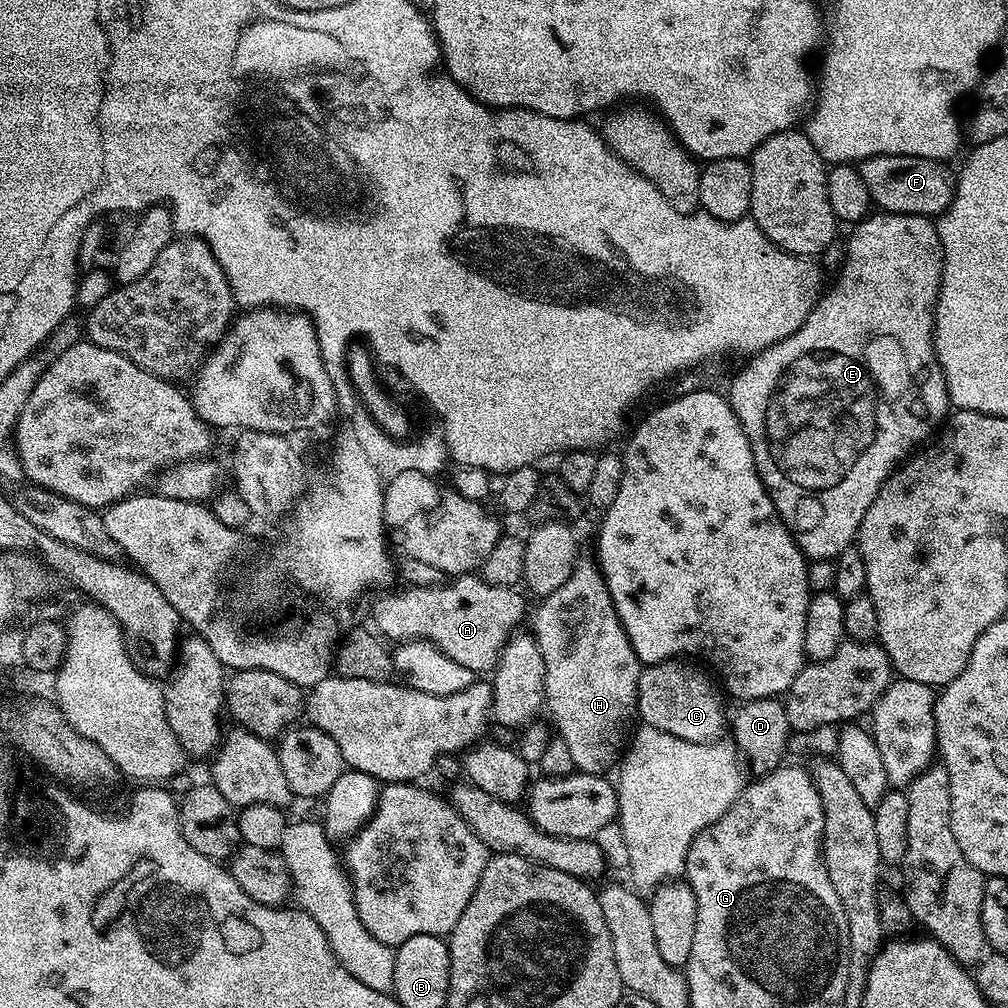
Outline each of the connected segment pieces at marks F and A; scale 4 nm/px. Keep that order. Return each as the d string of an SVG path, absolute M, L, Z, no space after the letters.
M878 154L859 161L858 167L873 205L886 212L936 218L948 209L956 193L956 176L942 160Z
M476 574L457 576L436 587L404 586L401 588L401 592L389 591L387 594L377 595L380 597L372 608L372 616L376 619L375 631L388 642L429 640L434 646L438 646L438 650L442 650L442 654L454 658L454 662L459 662L461 666L466 666L466 670L477 674L483 674L483 672L488 674L495 669L497 662L500 661L500 651L503 650L504 643L521 627L520 619L524 616L524 600L516 593L517 589L487 584Z

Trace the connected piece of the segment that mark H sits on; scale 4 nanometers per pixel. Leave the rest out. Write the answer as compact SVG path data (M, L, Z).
M579 559L570 578L543 597L532 632L546 666L545 705L552 714L555 733L566 744L577 771L601 775L619 761L625 747L624 732L630 720L637 715L638 684L644 666L618 618L604 576L599 567L591 559L588 560Z

